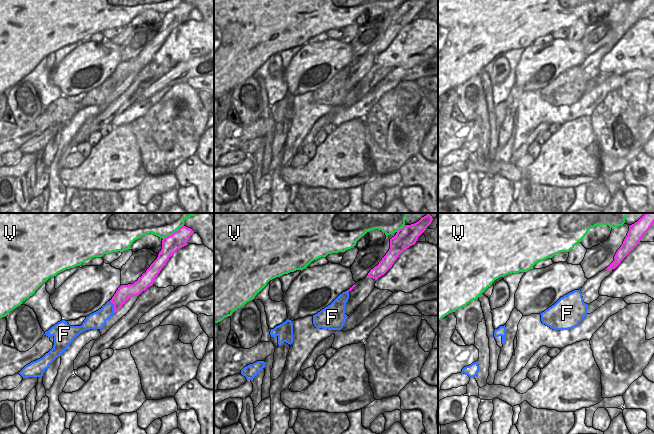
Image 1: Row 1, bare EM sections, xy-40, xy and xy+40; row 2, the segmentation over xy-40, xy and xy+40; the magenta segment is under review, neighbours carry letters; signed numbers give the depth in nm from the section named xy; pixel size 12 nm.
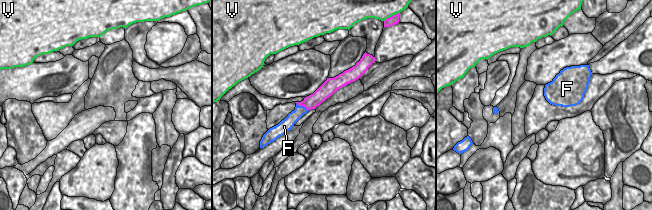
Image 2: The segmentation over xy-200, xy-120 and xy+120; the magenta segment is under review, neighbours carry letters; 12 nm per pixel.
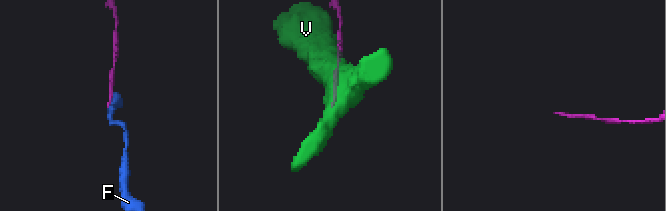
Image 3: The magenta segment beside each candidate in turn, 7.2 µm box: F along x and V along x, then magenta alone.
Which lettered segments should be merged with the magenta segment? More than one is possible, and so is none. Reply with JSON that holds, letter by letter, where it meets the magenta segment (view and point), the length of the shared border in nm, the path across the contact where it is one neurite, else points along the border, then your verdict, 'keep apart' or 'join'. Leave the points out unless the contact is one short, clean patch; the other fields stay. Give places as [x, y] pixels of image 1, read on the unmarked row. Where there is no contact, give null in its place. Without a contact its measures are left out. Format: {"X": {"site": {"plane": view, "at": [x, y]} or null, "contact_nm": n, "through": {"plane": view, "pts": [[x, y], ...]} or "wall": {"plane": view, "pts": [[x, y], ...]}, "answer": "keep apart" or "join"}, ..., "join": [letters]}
{"F": {"site": {"plane": "xy-40", "at": [114, 82]}, "contact_nm": 160, "answer": "join"}, "V": {"site": {"plane": "xy-40", "at": [174, 8]}, "contact_nm": 320, "answer": "keep apart"}, "join": ["F"]}

